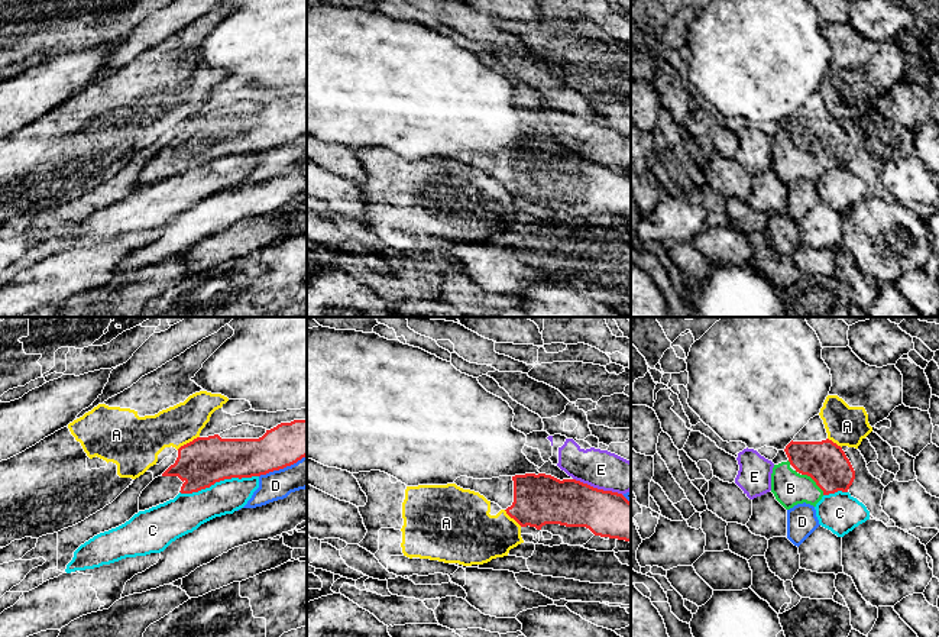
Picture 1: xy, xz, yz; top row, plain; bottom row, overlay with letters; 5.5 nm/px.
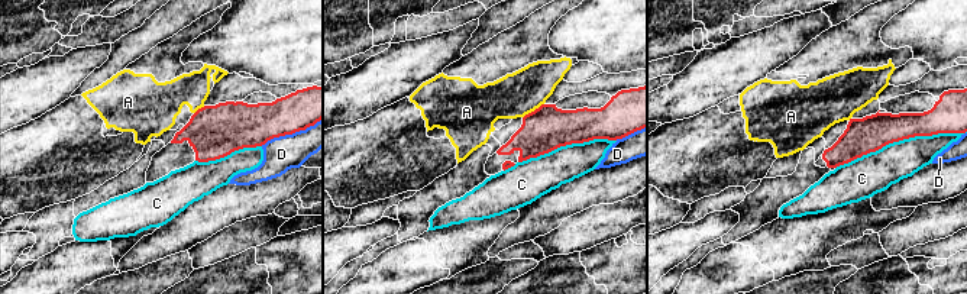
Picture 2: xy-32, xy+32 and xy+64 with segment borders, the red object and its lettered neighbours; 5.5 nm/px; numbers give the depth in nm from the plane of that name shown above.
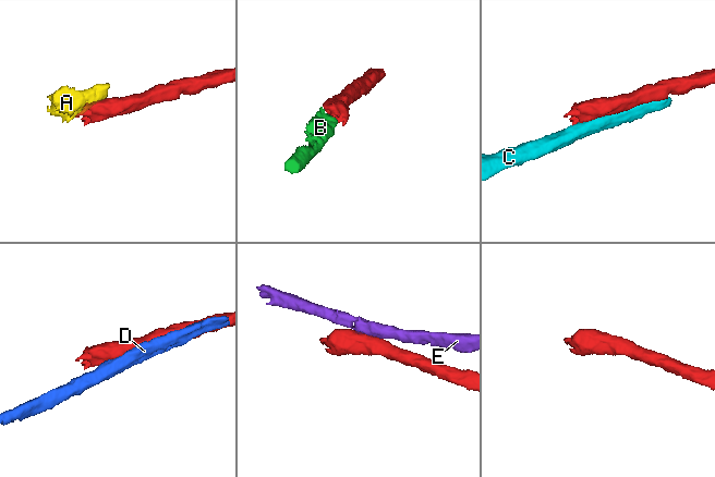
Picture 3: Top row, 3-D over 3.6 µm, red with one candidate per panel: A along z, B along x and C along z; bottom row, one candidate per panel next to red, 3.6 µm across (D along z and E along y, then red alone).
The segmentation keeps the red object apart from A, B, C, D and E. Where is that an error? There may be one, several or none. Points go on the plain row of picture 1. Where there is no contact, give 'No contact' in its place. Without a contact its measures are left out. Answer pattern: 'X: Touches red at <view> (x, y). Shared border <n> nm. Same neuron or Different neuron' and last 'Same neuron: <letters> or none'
A: Touches red at xy (187, 119). Shared border 150 nm. Different neuron
B: Touches red at yz (815, 157). Shared border 170 nm. Same neuron
C: Touches red at xy (219, 157). Shared border 460 nm. Different neuron
D: Touches red at xy (282, 144). Shared border 300 nm. Different neuron
E: Touches red at xz (596, 164). Shared border 300 nm. Different neuron
Same neuron: B

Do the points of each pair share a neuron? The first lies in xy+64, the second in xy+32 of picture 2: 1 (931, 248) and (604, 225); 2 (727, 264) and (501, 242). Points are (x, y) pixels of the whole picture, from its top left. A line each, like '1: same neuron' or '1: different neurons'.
1: different neurons
2: different neurons

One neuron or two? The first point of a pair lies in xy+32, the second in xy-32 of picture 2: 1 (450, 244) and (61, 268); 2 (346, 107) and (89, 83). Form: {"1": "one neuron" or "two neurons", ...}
{"1": "one neuron", "2": "two neurons"}

